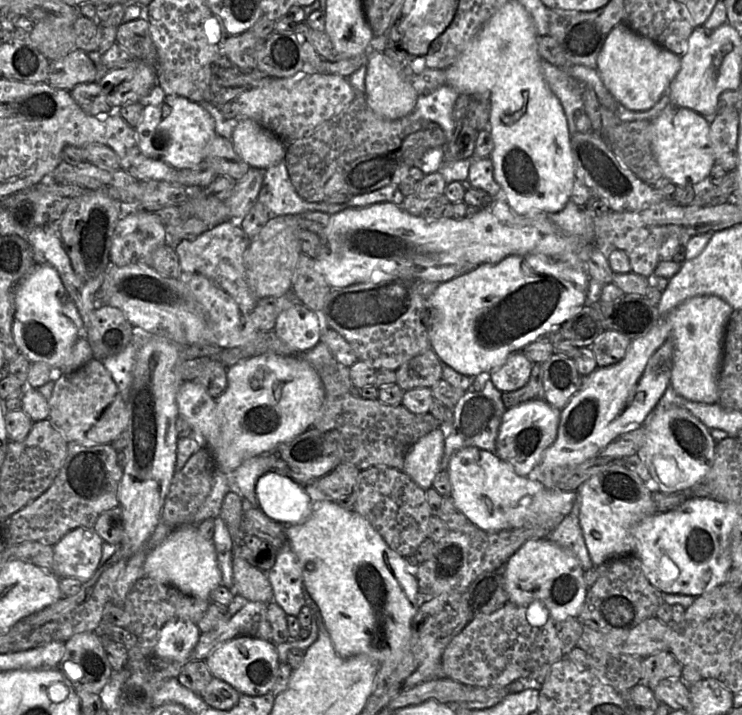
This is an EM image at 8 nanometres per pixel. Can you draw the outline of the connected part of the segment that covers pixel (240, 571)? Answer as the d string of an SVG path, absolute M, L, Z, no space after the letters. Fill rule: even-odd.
M243 558L233 559L233 580L237 595L253 602L273 602L272 586L267 574Z

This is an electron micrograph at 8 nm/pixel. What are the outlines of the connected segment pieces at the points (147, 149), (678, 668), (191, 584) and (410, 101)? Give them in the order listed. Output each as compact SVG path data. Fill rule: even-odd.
M166 96L161 103L144 107L135 132L139 149L145 156L166 163L176 170L200 164L217 135L210 114L199 103L181 96Z
M659 651L642 659L641 682L653 690L664 679L682 678L683 665L669 651Z
M197 525L173 530L146 556L143 568L146 577L205 601L209 601L211 592L222 585L215 546L212 539L205 538L199 532Z
M381 51L368 52L368 55L364 91L368 106L375 114L388 120L400 119L410 114L416 106L419 94L405 75L404 66L394 65Z

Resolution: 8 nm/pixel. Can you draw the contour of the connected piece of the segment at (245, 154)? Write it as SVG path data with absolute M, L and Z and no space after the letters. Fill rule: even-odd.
M238 118L231 142L237 154L252 169L265 171L286 156L287 144L249 118Z

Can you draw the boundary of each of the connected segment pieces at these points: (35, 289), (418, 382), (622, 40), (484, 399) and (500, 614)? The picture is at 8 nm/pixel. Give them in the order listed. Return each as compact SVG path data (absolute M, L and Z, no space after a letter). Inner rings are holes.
M38 263L18 285L12 333L20 354L30 362L48 365L54 372L62 366L77 339L84 336L81 316L51 265Z
M429 349L402 364L397 370L397 384L402 390L432 388L442 377L442 362Z
M626 23L614 27L598 55L597 72L613 98L628 110L644 111L652 108L666 93L681 67L681 57L658 43L629 28Z
M490 380L486 382L482 391L467 391L453 409L452 426L445 431L445 448L440 470L448 470L453 455L465 447L495 452L499 428L506 411L502 392Z
M541 601L527 606L507 602L490 614L472 618L445 648L443 676L481 687L506 688L520 678L542 685L552 666L563 658L555 623Z

